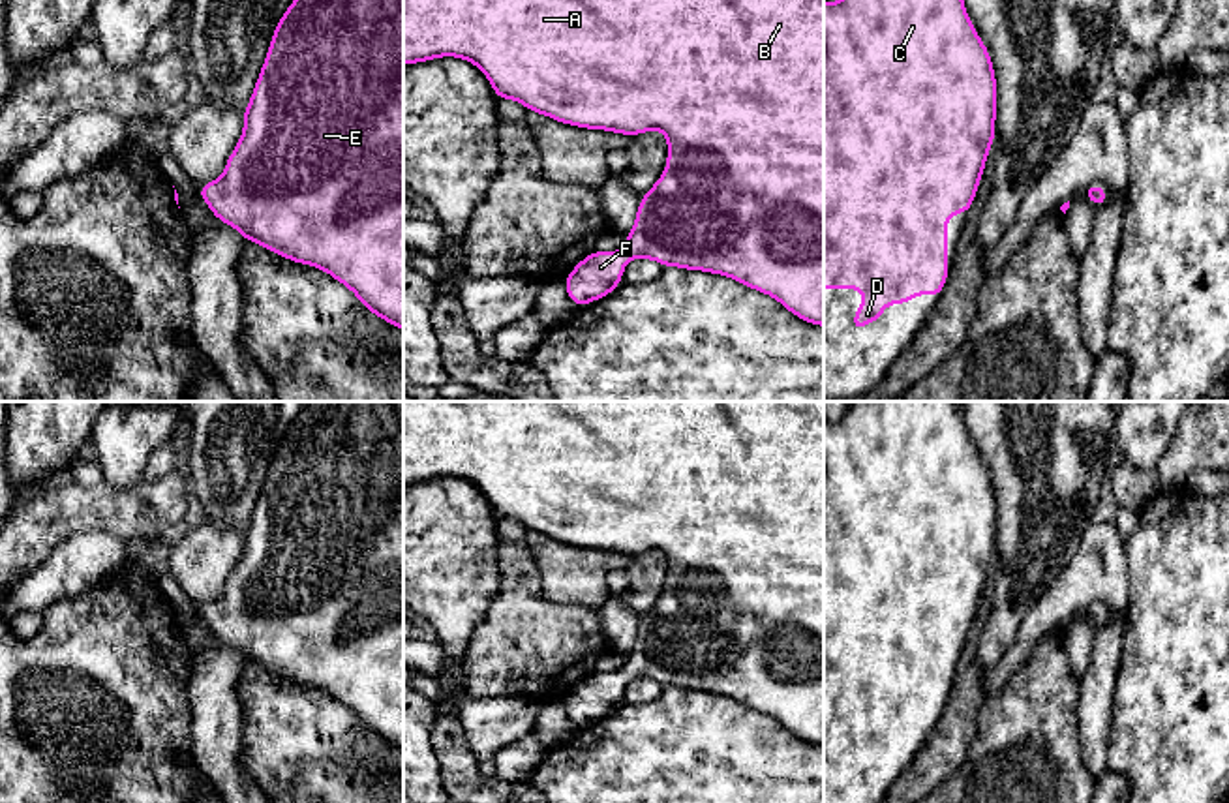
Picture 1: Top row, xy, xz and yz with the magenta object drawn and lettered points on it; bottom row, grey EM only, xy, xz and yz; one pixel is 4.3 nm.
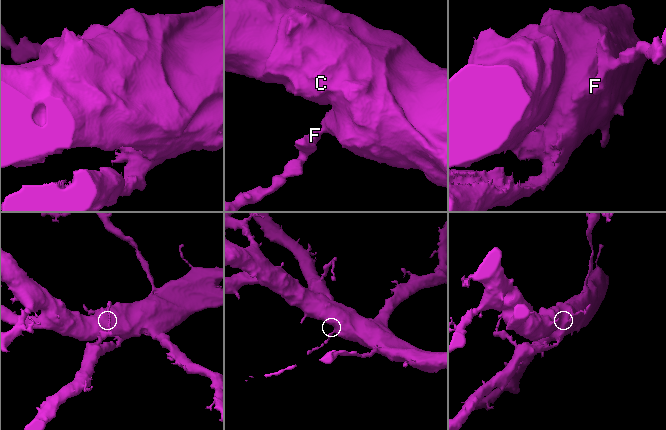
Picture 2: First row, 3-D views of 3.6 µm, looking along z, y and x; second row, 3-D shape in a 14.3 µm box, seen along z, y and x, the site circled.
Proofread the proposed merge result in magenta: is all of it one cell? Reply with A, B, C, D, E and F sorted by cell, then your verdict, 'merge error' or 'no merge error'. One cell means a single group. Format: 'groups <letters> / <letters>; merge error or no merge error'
groups A B C D E F; no merge error

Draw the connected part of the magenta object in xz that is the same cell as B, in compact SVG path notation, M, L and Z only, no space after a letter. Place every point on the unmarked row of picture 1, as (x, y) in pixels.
M403 402L403 484L456 477L475 484L497 520L516 520L561 544L636 557L660 550L668 559L666 591L642 615L632 651L619 672L591 672L563 700L578 726L608 717L629 679L728 696L779 720L796 737L824 747L824 402Z

